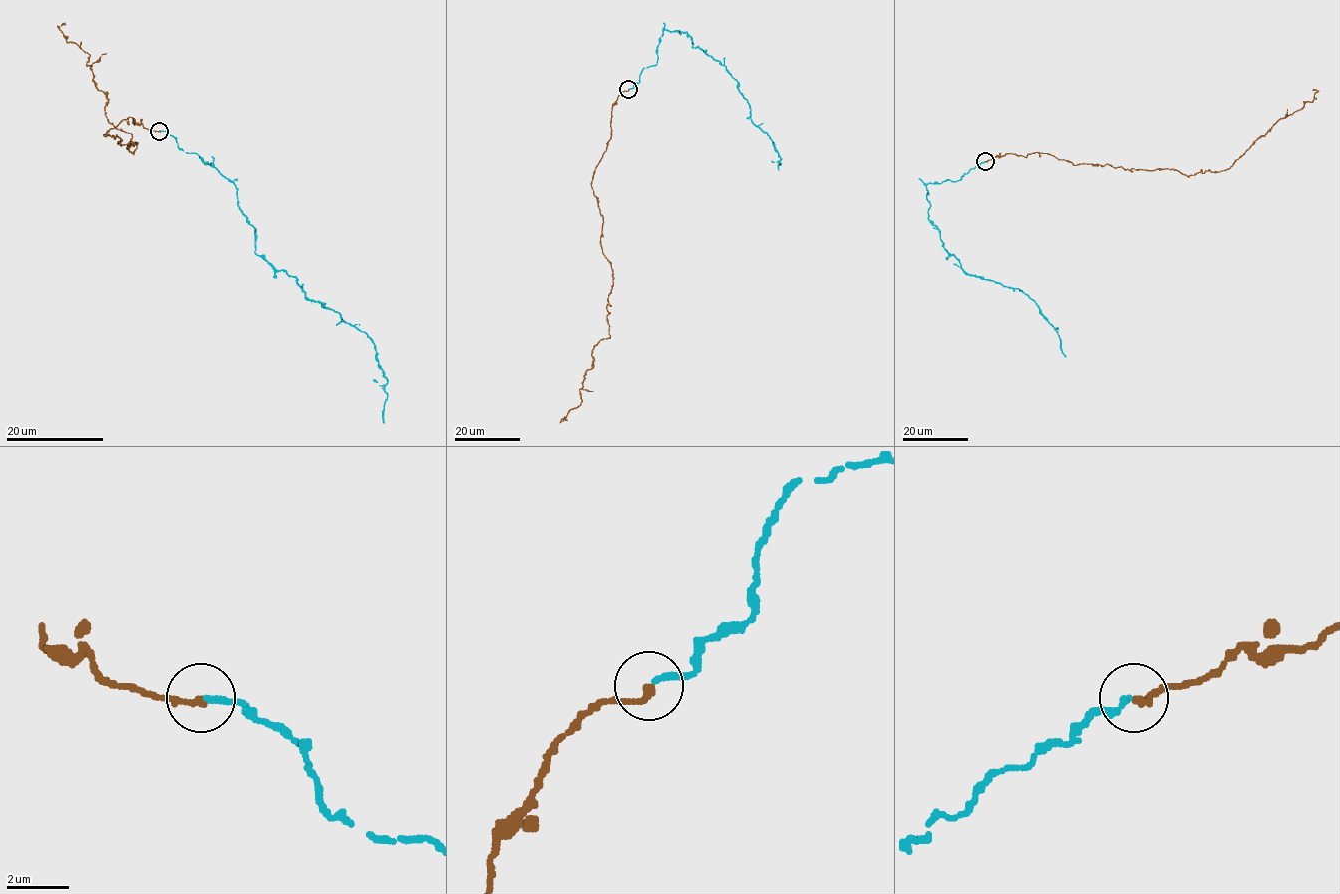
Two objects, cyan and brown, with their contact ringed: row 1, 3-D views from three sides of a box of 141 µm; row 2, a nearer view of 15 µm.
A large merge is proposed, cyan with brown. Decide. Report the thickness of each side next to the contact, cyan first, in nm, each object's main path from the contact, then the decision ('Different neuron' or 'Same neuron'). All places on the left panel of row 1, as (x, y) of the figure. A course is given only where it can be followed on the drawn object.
Thickness 200 nm (cyan) against 260 nm. Course of cyan: (160, 130), (236, 186), (238, 208), (255, 231), (255, 253), (373, 341), (387, 380), (384, 423). Course of brown: (159, 130), (131, 117), (103, 134), (137, 144), (106, 116), (64, 23). Same neuron

